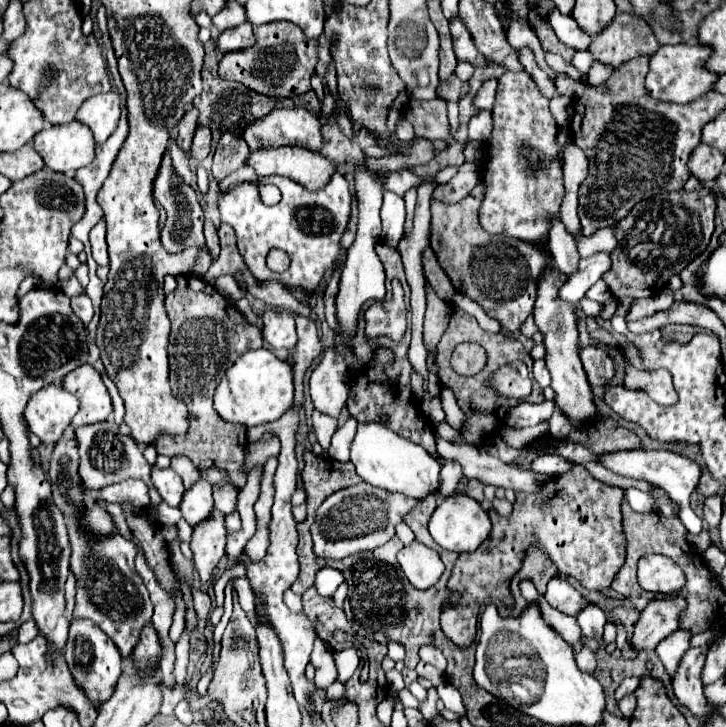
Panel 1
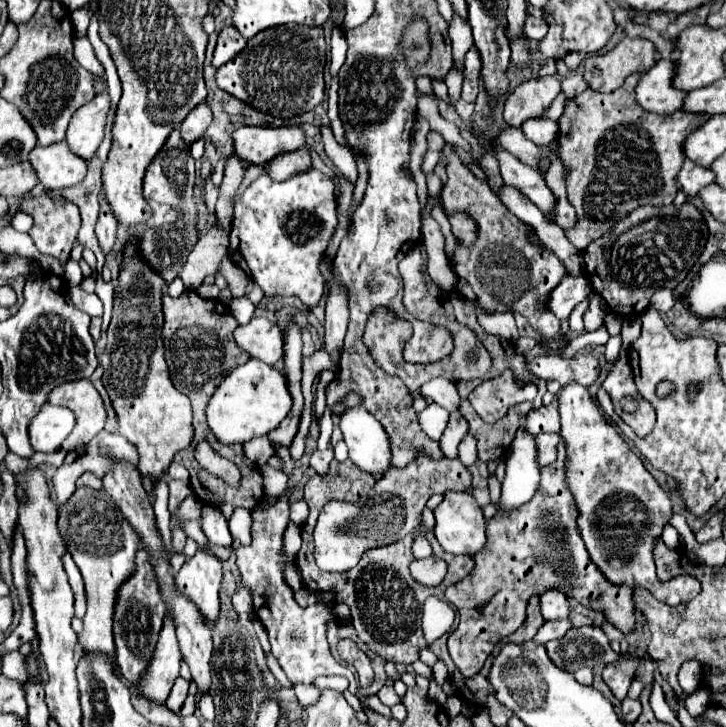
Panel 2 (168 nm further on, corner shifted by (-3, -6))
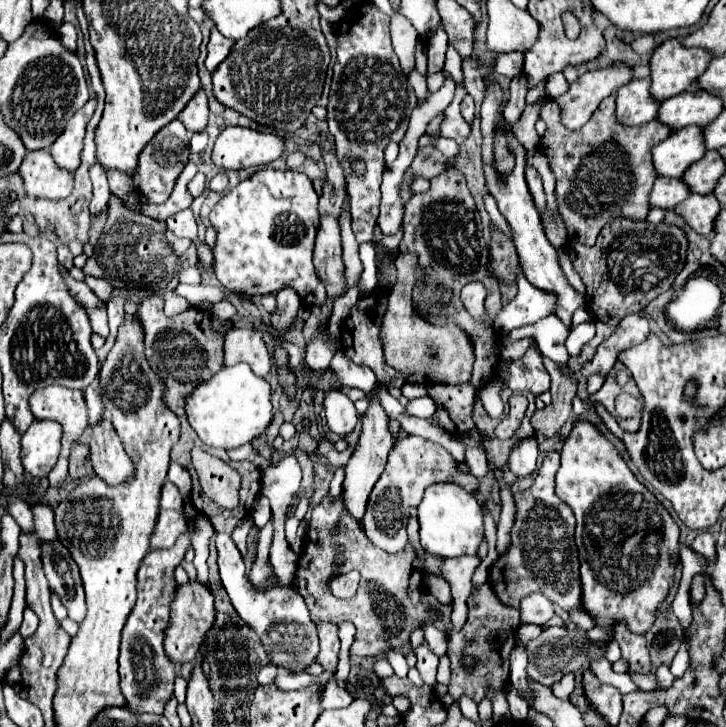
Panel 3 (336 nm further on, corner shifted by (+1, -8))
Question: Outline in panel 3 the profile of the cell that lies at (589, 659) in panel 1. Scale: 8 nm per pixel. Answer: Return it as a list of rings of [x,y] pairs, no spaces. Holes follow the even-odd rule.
[[[569,674],[569,676],[563,676],[557,684],[553,684],[551,692],[553,692],[553,696],[557,696],[561,700],[567,700],[571,696],[573,688],[575,688],[575,676]]]

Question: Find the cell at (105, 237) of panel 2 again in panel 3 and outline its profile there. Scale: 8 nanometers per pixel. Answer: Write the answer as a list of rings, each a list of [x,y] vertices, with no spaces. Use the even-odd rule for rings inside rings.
[[[93,164],[89,168],[89,174],[91,174],[91,182],[93,182],[93,198],[91,198],[91,214],[99,214],[103,208],[107,208],[107,202],[111,198],[111,192],[109,192],[109,184],[107,184],[107,176],[105,176],[105,170],[101,168],[101,164]]]

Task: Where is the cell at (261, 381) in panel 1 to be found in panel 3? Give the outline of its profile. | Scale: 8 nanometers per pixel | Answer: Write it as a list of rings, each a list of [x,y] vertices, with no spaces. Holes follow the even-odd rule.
[[[249,364],[221,368],[213,378],[199,384],[185,400],[185,414],[197,436],[213,448],[237,448],[263,434],[271,422],[271,386],[255,376]]]

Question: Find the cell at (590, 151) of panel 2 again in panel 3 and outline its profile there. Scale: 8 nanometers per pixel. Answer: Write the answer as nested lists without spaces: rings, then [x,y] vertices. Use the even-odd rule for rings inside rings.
[[[615,94],[605,98],[599,108],[593,112],[591,120],[577,132],[567,130],[561,124],[561,110],[555,102],[545,102],[541,104],[539,110],[541,120],[547,124],[547,132],[539,140],[539,150],[547,156],[547,150],[553,160],[549,160],[551,170],[555,174],[555,194],[557,194],[557,204],[559,204],[559,214],[565,220],[567,232],[571,240],[577,240],[581,244],[593,246],[599,230],[613,218],[623,216],[629,220],[643,220],[649,212],[649,192],[653,188],[653,182],[657,178],[653,164],[651,164],[651,148],[665,140],[671,134],[671,128],[663,126],[659,120],[653,120],[643,126],[621,126],[615,120]]]

